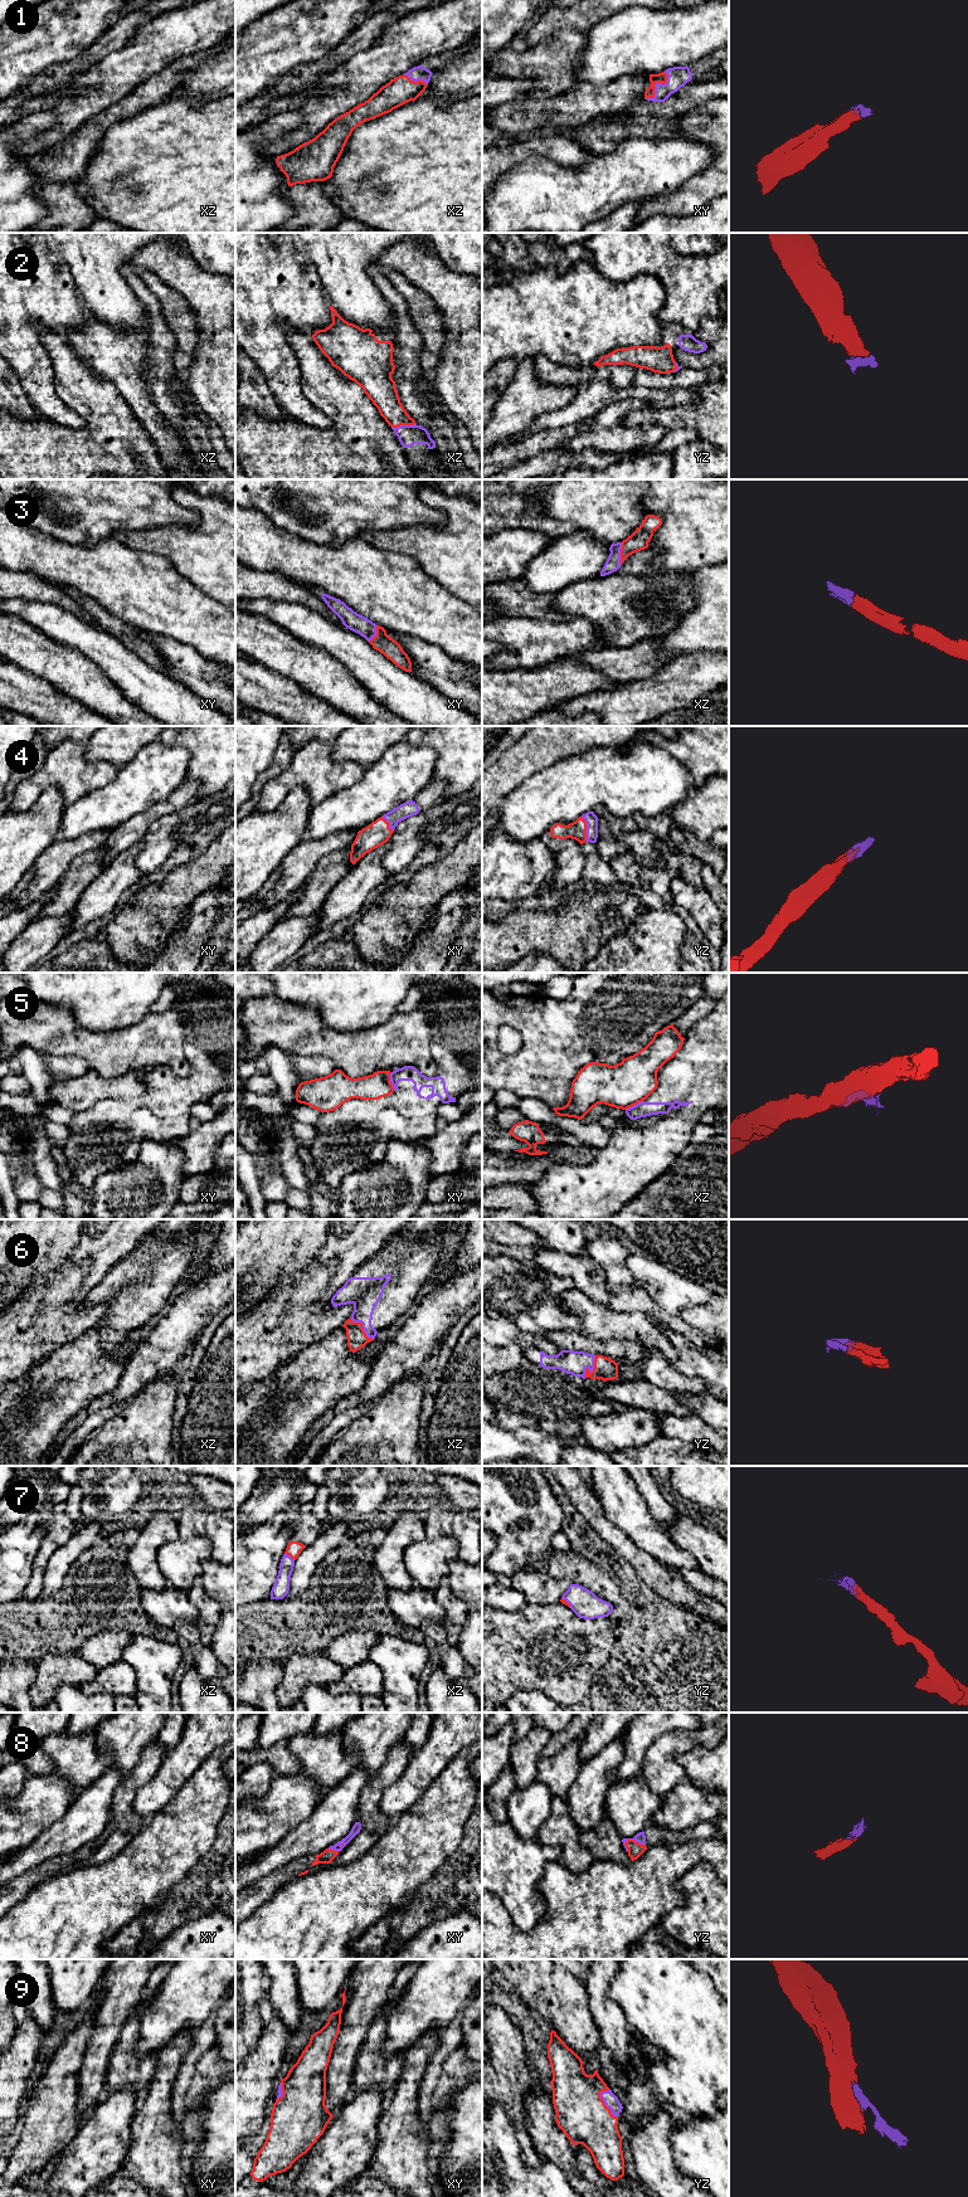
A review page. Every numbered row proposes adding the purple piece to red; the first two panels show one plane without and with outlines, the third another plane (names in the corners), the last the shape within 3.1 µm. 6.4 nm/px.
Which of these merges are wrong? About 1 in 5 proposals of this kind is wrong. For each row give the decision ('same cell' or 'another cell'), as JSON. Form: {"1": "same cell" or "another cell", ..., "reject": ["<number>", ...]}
{"1": "same cell", "2": "same cell", "3": "same cell", "4": "same cell", "5": "another cell", "6": "same cell", "7": "same cell", "8": "same cell", "9": "same cell", "reject": ["5"]}

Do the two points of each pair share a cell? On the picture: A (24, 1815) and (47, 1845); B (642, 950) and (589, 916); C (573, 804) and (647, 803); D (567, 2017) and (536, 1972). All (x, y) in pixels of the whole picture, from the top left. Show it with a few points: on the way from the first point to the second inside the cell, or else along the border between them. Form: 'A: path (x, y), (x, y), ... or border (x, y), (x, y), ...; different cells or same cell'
A: border (63, 1816), (45, 1827), (28, 1844), (14, 1850); different cells
B: border (638, 914), (622, 933), (607, 941), (597, 955); different cells
C: path (592, 795), (628, 795); same cell
D: path (564, 2006), (543, 1983); same cell

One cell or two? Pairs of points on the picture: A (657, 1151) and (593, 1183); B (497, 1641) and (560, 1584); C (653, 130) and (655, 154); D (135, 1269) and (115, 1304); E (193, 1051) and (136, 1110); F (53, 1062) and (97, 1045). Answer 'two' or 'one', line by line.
A: one
B: two
C: two
D: one
E: one
F: two

